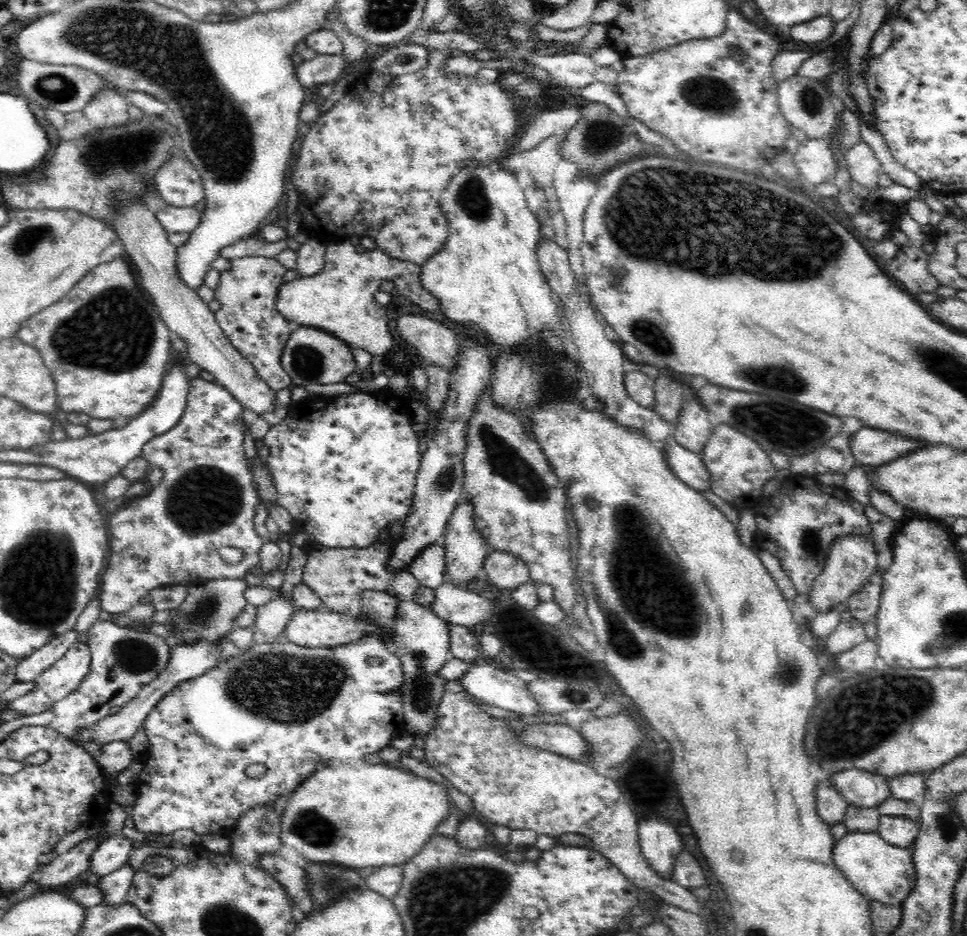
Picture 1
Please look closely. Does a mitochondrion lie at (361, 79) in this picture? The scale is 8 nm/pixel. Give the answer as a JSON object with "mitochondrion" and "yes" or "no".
{"mitochondrion":"no"}

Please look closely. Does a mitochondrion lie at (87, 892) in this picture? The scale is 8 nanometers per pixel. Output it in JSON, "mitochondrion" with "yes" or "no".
{"mitochondrion":"no"}

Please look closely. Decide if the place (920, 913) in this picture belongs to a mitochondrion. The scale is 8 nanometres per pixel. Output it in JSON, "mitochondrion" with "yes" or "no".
{"mitochondrion":"no"}

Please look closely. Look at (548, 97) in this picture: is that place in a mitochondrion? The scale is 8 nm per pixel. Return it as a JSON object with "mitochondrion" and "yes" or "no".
{"mitochondrion":"no"}

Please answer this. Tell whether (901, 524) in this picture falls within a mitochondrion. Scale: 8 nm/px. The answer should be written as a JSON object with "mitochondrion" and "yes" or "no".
{"mitochondrion":"no"}

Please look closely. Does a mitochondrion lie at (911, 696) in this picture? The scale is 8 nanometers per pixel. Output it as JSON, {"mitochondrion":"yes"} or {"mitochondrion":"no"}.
{"mitochondrion":"yes"}

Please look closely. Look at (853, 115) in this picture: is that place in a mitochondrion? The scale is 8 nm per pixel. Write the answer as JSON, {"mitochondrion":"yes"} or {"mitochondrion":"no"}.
{"mitochondrion":"no"}

